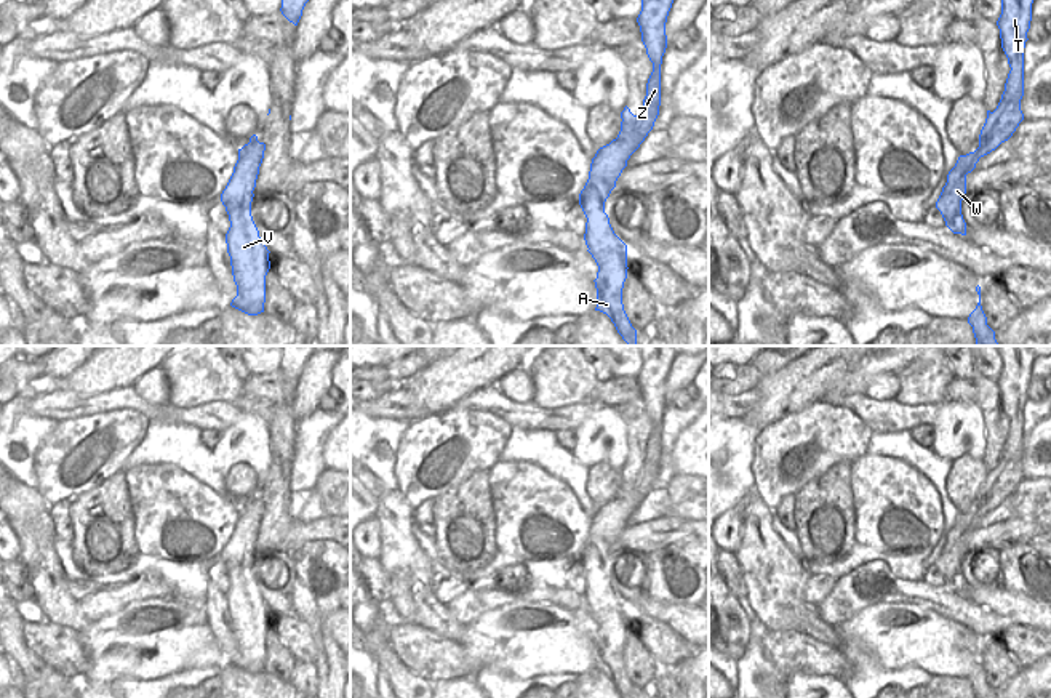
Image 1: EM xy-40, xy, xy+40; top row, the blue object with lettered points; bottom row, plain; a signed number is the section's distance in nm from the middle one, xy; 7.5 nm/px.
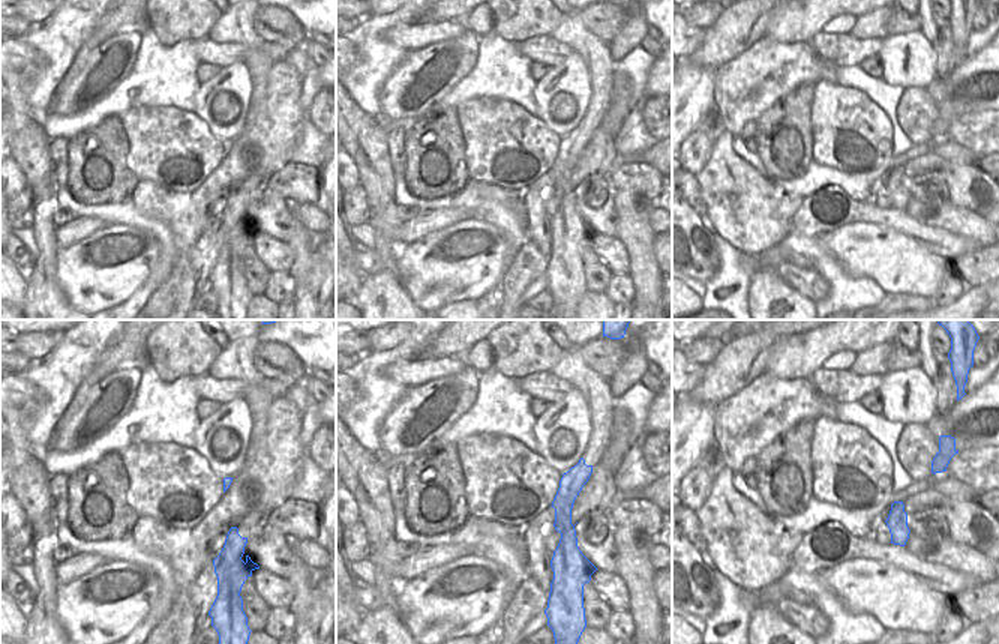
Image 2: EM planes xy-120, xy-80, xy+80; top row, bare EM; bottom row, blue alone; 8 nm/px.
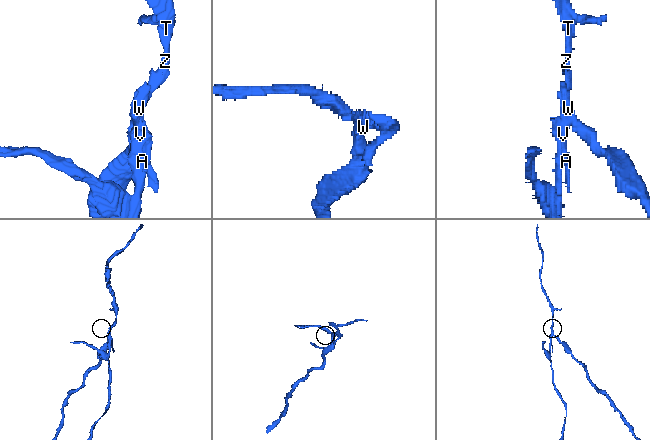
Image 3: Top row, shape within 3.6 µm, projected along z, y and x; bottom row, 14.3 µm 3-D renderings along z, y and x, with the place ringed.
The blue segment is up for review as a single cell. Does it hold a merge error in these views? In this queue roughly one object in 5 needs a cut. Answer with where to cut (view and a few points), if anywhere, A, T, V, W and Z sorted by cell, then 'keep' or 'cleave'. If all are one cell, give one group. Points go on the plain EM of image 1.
cut in xy-40 along (250, 570), (234, 569), (229, 573); A V / T W Z; cleave

